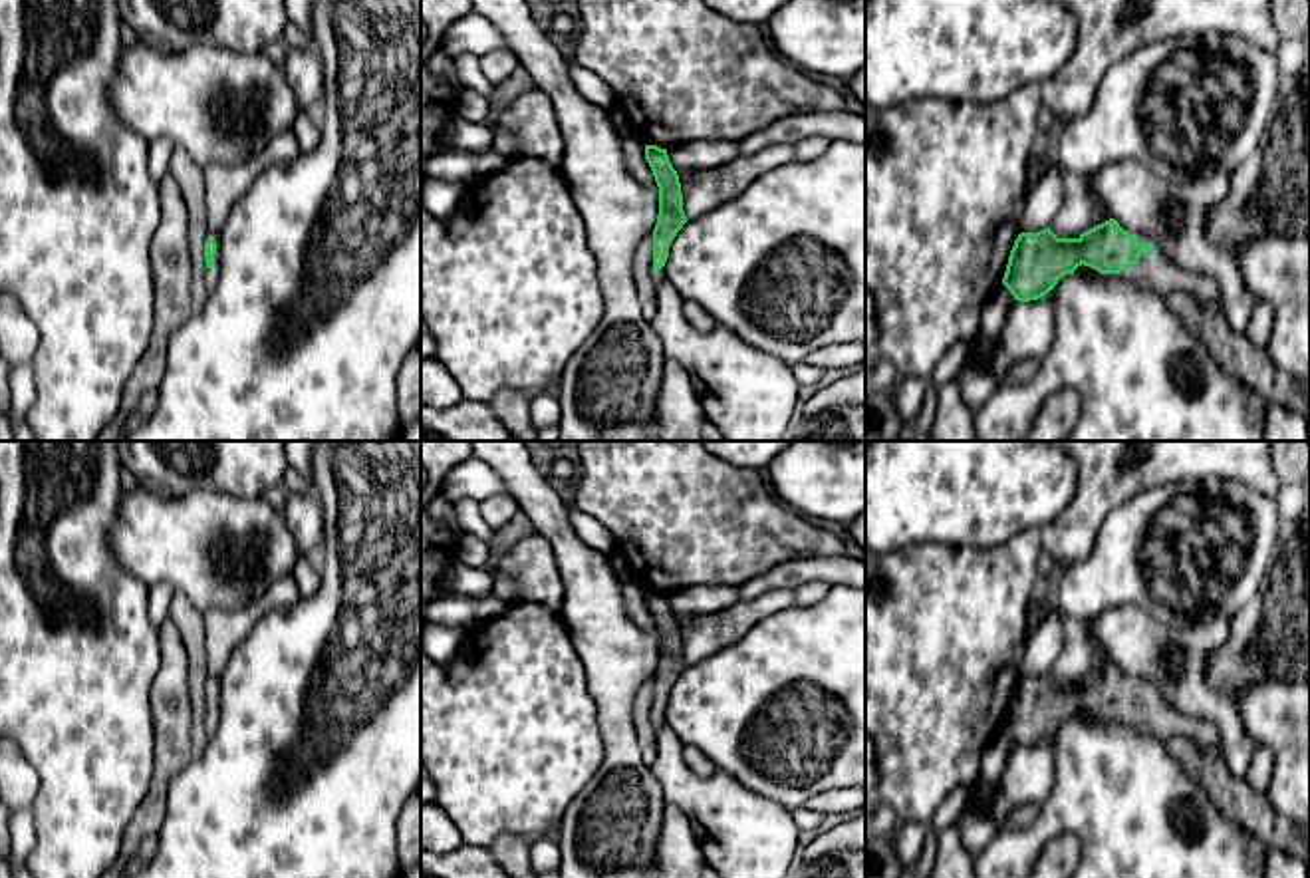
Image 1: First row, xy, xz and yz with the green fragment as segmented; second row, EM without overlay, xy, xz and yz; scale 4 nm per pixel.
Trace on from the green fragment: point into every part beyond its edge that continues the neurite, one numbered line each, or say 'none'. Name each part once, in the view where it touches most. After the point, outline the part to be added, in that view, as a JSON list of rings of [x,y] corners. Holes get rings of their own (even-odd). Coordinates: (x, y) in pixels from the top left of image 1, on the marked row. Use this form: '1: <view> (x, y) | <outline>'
1: yz (1156, 273) | [[[1129,230],[1129,234],[1141,242],[1141,254],[1133,266],[1125,268],[1117,276],[1157,294],[1183,290],[1201,306],[1221,304],[1221,288],[1215,276],[1173,264],[1143,232]]]

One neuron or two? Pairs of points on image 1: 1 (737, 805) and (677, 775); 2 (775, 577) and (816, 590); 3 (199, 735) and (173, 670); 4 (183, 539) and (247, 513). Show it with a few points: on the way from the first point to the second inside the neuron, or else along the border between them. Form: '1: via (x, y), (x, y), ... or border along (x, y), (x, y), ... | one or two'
1: via (723, 805), (709, 803), (691, 789) | one
2: border along (830, 585), (804, 583), (794, 590) | two
3: border along (191, 714), (193, 759) | two
4: via (199, 539), (221, 521), (231, 521) | one

